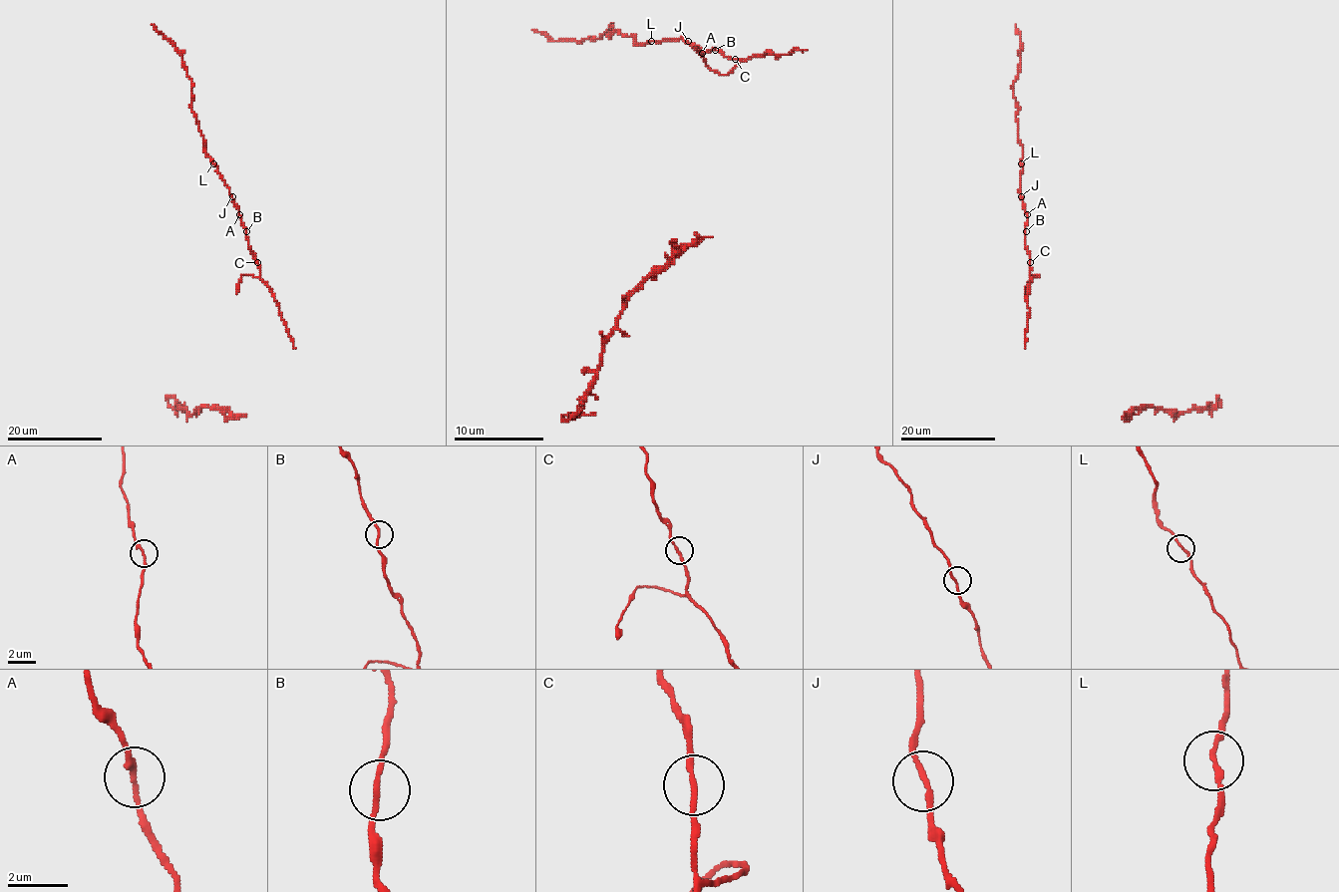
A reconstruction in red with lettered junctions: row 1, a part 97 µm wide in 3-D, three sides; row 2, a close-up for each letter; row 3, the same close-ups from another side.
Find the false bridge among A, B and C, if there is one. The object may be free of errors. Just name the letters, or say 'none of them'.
none of them

